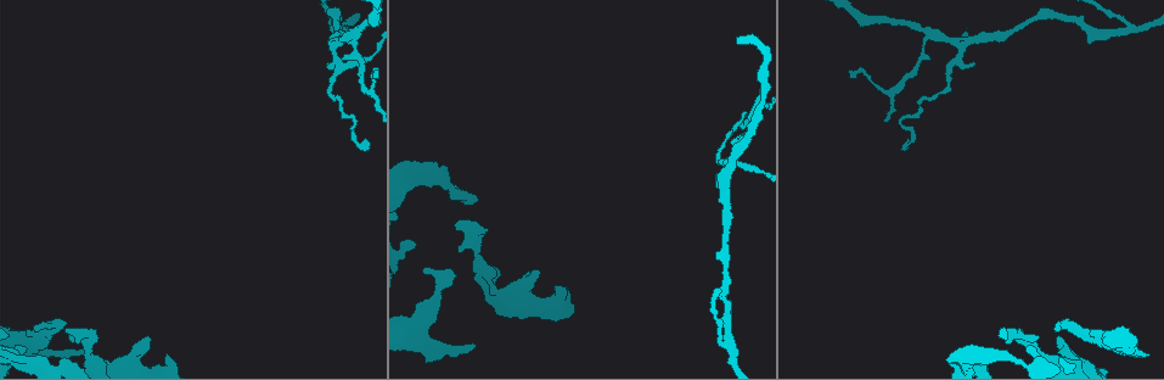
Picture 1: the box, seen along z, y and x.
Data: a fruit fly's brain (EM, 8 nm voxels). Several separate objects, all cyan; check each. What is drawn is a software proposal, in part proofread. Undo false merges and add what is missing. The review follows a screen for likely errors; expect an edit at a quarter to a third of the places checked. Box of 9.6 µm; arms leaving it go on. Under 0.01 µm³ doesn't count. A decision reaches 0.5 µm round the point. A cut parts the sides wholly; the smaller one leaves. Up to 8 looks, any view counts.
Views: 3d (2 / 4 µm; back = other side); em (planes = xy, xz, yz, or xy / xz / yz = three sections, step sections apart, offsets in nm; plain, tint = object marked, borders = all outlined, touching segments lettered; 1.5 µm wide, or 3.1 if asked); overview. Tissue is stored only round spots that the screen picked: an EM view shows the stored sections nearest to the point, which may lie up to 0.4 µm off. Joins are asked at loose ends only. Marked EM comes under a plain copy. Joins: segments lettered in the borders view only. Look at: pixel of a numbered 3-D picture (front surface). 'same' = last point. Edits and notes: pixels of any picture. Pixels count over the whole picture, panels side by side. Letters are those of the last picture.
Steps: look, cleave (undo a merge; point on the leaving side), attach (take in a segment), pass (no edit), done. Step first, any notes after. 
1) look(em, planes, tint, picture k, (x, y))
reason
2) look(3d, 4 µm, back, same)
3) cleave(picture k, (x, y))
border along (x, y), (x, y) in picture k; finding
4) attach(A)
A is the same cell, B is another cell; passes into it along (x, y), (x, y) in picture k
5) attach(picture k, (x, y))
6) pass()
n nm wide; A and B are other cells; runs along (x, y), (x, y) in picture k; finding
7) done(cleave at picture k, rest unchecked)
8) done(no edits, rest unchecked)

look(em, xy, step 8, borders, picture 1, (539, 272))
branch stops here

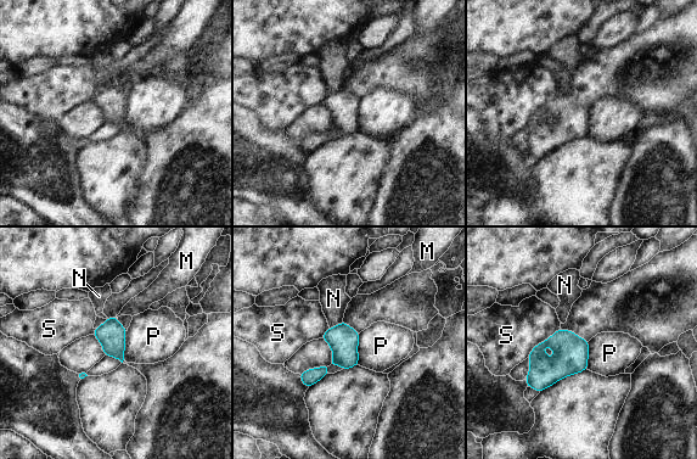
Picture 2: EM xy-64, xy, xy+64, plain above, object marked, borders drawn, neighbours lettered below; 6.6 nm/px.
pass()
M, N, P and S are other cells; border along (359, 334), (357, 364) in picture 2; no lettered segment goes on from it

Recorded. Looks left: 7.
look(3d, 2 µm, picture 1, (81, 354))
an open end

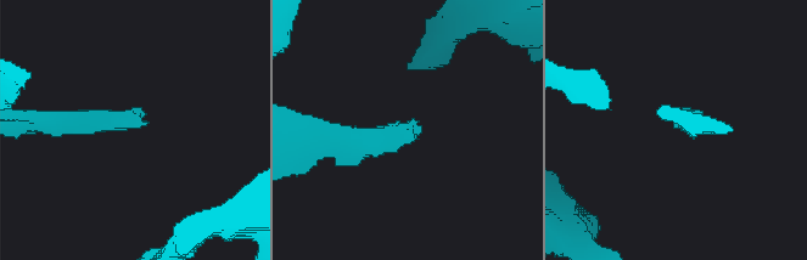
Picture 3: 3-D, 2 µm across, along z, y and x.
look(em, xz, step 4, borders, picture 3, (677, 126))
need the tissue

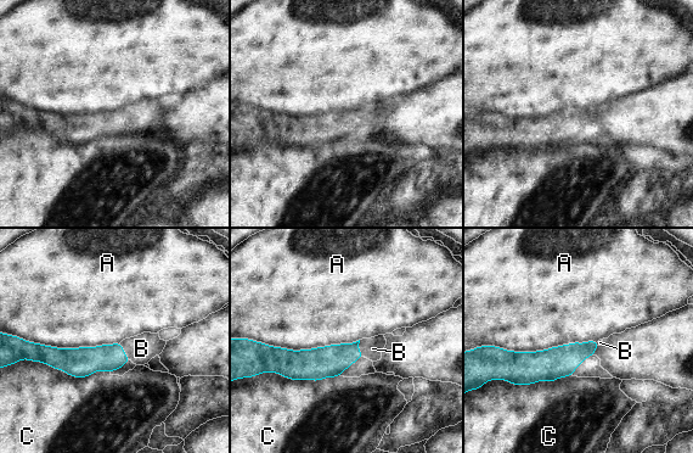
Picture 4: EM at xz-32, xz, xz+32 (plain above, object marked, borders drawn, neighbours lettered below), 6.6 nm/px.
look(em, planes, borders, same)
cut it another way

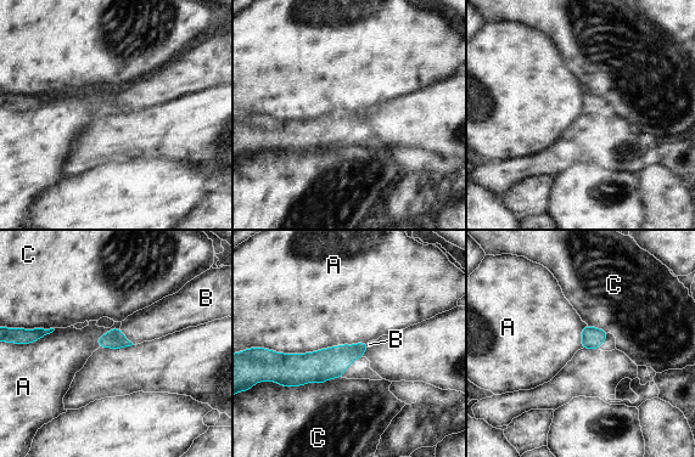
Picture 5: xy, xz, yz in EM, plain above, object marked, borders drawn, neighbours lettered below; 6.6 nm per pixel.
attach(B)
130 nm wide; B is the same cell, A and C are other cells; passes into it along (115, 339), (124, 337), (156, 321) in picture 5; it goes on there

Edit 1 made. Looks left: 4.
look(overview)
see it whole again

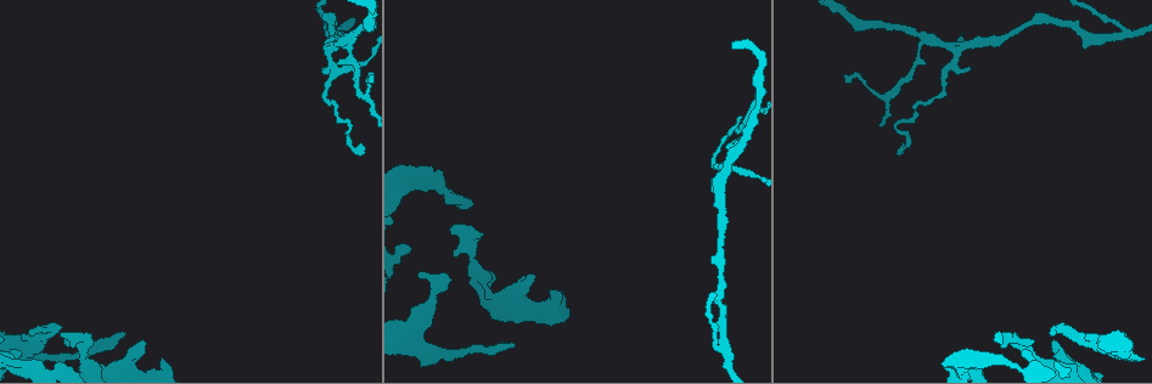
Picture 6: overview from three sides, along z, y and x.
look(em, planes, borders, picture 6, (940, 95))
sharp bend

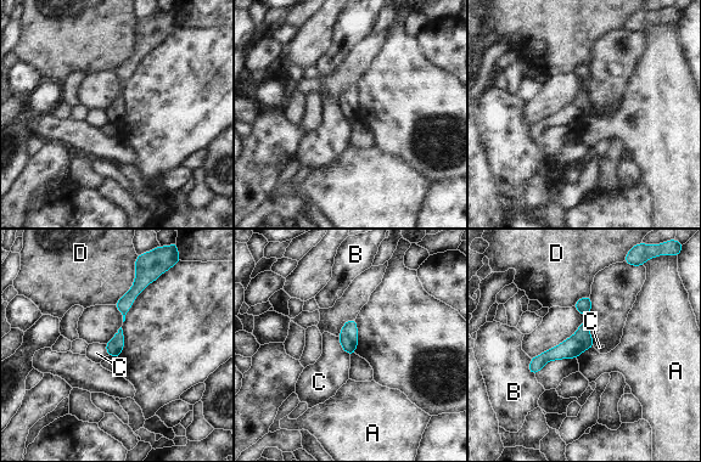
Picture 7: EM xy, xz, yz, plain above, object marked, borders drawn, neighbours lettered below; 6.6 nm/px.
pass()
110 nm wide; A, B, C and D are other cells; runs along (588, 300), (583, 332), (533, 370) in picture 7; all the same neuron

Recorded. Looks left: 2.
done(attach at picture 5, rest unchecked)

